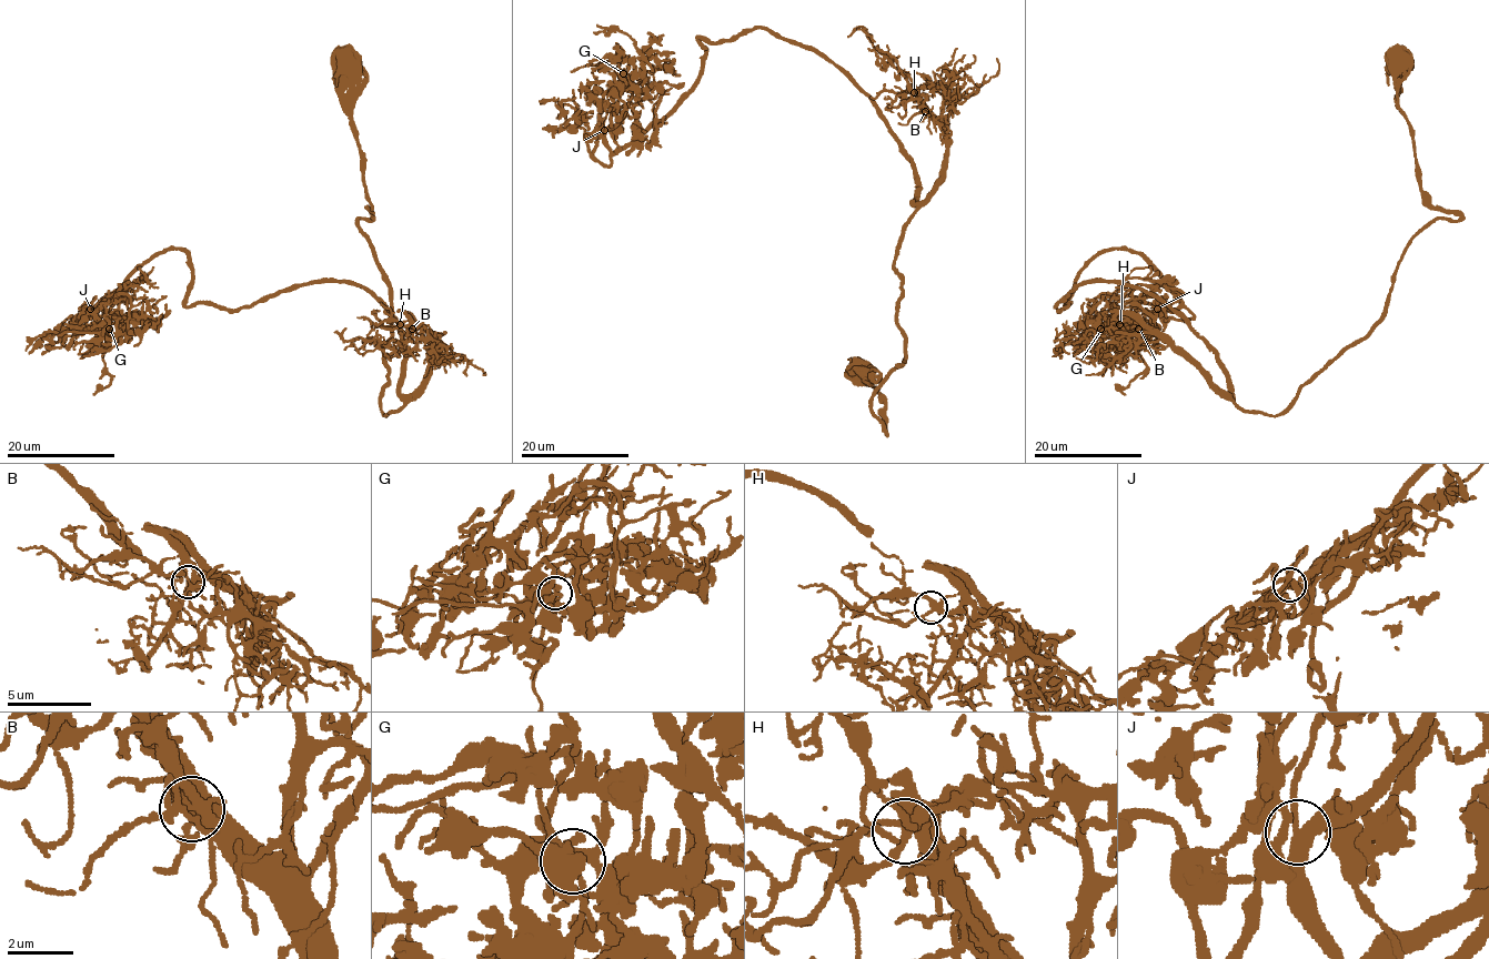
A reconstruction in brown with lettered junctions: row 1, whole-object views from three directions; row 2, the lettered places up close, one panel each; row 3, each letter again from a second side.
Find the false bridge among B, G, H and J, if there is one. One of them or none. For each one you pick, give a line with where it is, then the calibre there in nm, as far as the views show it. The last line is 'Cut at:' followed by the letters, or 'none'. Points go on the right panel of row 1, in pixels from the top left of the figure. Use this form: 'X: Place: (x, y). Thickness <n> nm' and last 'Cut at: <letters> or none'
Cut at: none

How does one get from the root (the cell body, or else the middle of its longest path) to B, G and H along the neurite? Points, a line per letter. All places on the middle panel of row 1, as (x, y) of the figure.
B: (858, 366), (884, 402), (885, 433), (872, 395), (905, 360), (895, 255), (946, 151), (946, 132), (925, 111)
G: (858, 366), (885, 433), (917, 173), (878, 107), (760, 28), (700, 37), (642, 134), (623, 73)
H: (858, 366), (884, 402), (885, 433), (872, 395), (905, 360), (895, 255), (946, 151), (923, 87), (914, 92)

